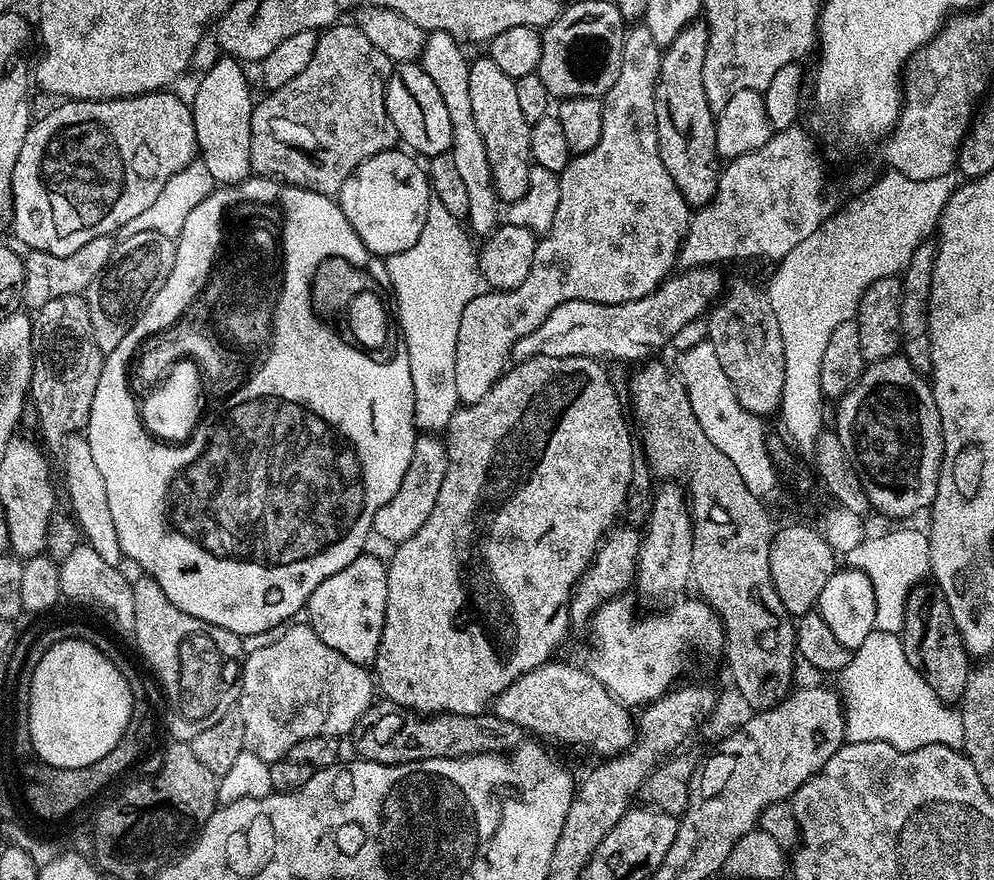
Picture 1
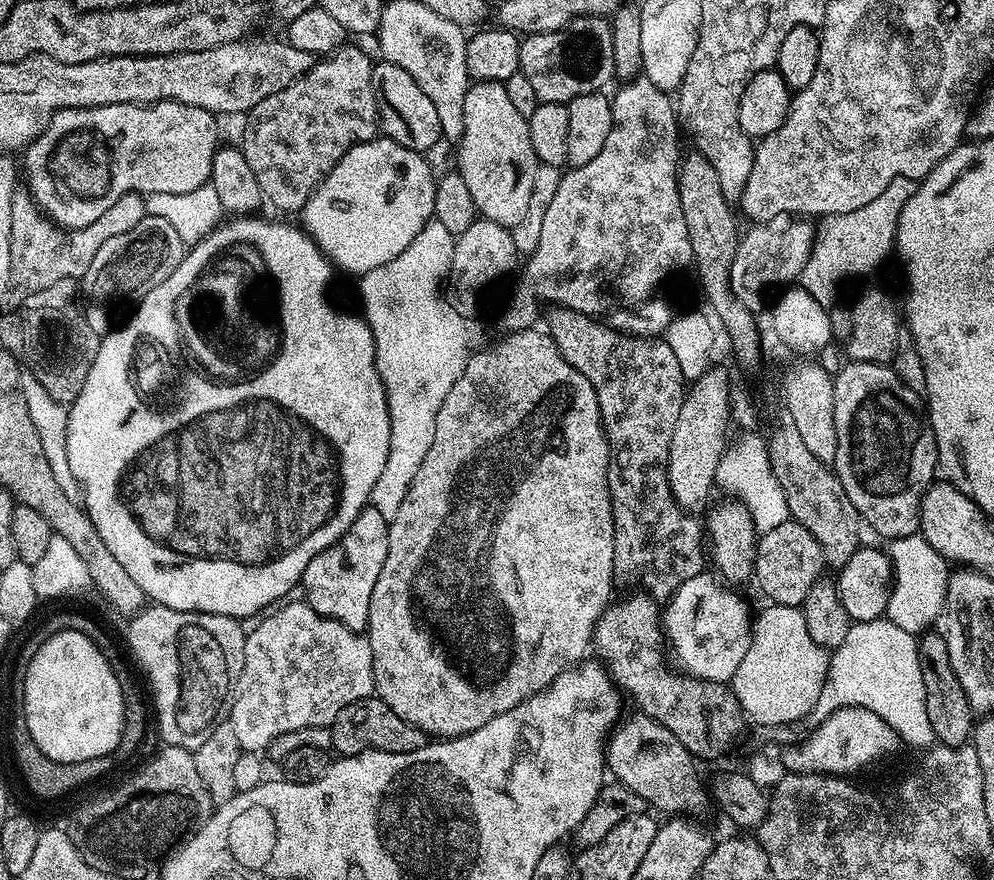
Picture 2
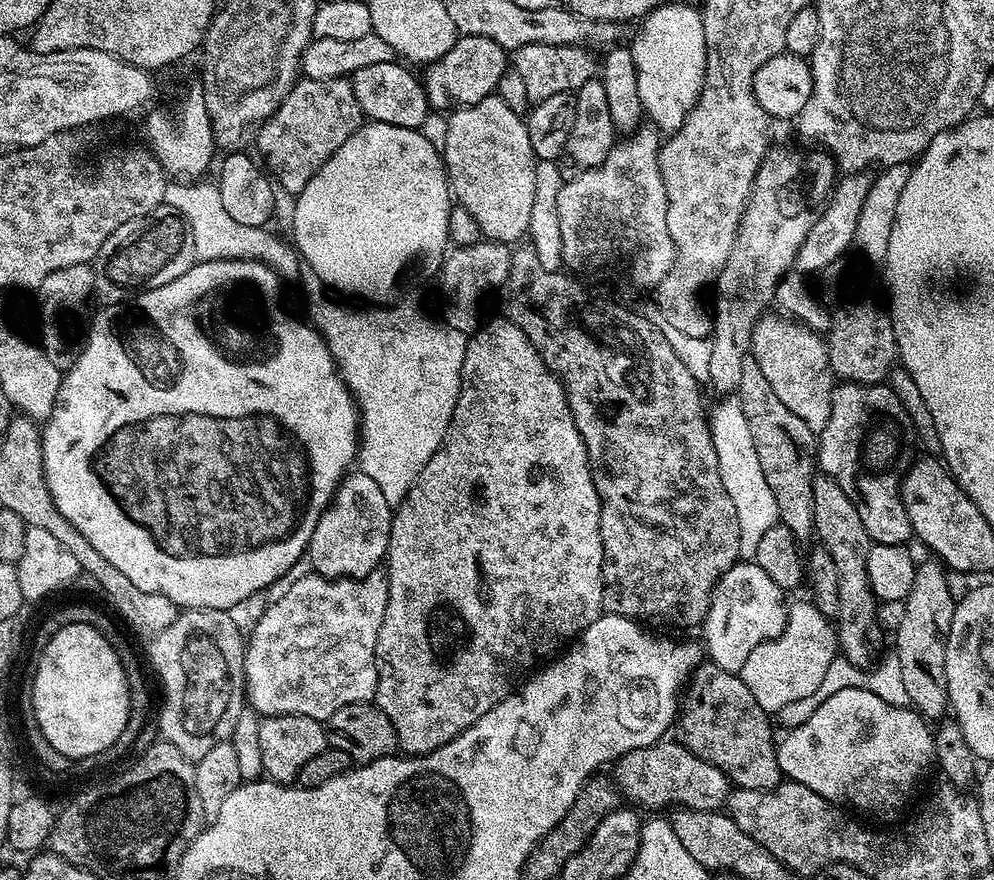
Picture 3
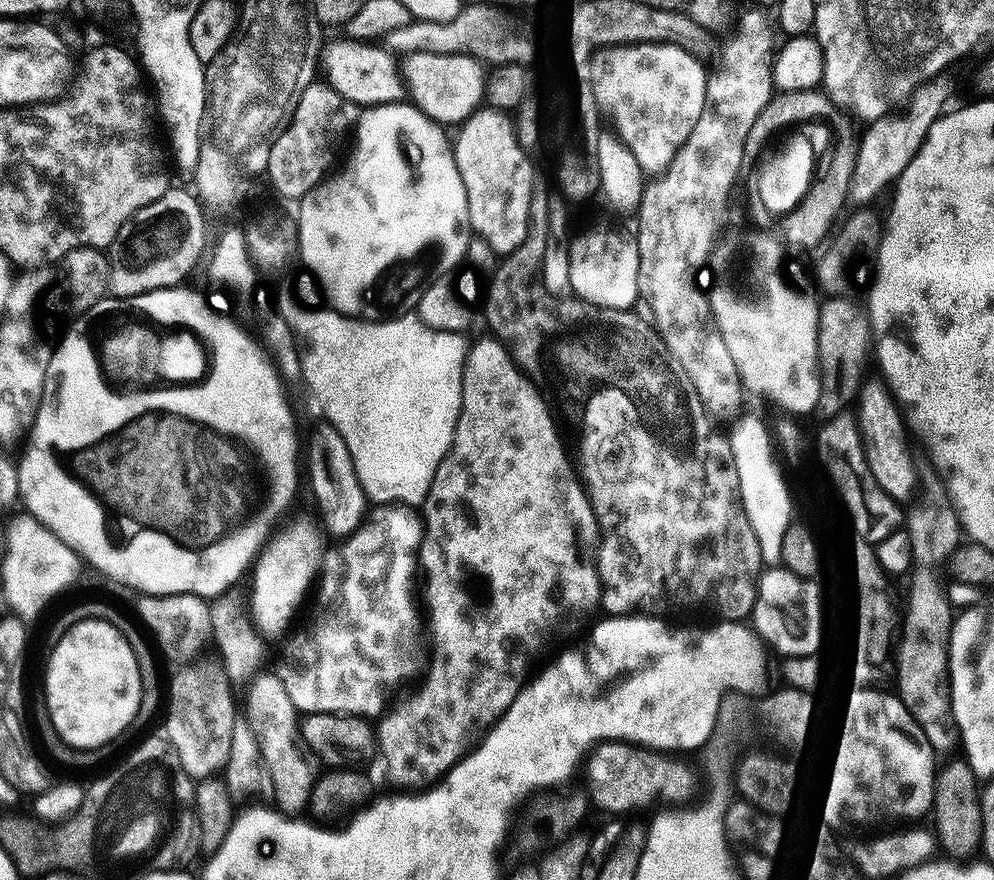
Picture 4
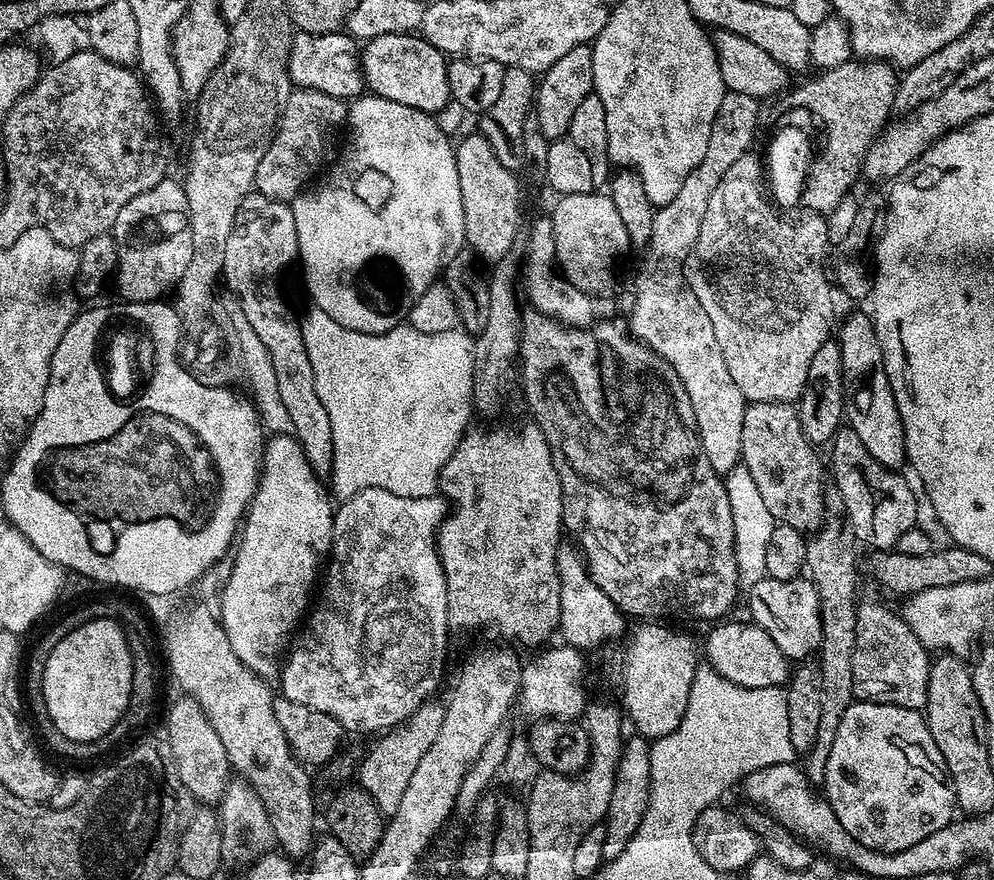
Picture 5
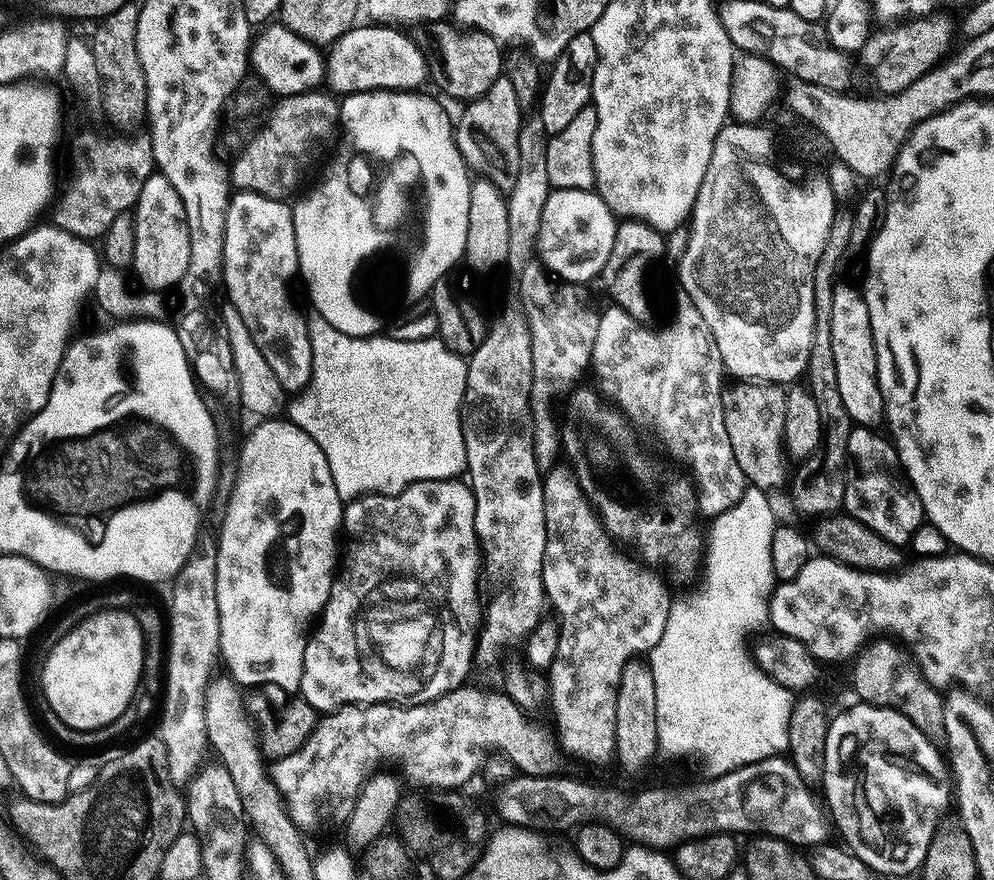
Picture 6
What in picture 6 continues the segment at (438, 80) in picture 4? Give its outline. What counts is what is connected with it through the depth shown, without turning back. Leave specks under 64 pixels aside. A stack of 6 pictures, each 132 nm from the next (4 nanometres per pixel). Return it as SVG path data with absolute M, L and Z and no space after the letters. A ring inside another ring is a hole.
M375 22L365 23L365 28L354 26L336 39L326 52L326 84L333 93L374 92L377 90L416 90L423 80L429 79L428 62L421 47L411 40L399 27L385 26Z

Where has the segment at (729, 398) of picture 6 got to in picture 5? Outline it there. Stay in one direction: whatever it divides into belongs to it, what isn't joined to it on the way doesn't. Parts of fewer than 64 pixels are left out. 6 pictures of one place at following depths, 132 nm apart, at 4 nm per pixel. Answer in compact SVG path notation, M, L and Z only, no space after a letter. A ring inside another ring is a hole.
M757 400L745 407L740 451L742 466L750 470L750 478L754 478L754 486L758 486L758 494L762 502L766 502L766 510L770 510L774 520L803 533L817 531L824 519L826 483L820 473L820 456L816 452L819 452L817 445L811 444L806 434L802 434L796 409L791 403L783 400Z

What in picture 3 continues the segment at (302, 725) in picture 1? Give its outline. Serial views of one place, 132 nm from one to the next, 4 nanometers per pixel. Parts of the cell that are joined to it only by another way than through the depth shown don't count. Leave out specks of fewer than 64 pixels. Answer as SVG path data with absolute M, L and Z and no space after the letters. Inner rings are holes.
M377 570L365 576L363 580L345 578L342 580L329 580L323 576L307 574L300 576L260 617L252 628L252 633L247 633L246 647L244 650L244 690L247 703L251 711L261 717L273 714L287 714L289 716L307 716L313 722L327 722L330 714L342 706L363 704L371 701L376 695L376 639L378 630L382 626L382 618L386 614L388 601L388 582L383 571Z

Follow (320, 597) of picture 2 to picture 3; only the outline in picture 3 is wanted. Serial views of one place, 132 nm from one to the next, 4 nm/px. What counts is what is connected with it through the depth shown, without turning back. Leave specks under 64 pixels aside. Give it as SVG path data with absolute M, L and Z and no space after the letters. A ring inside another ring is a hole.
M352 470L336 485L331 504L325 508L318 518L318 526L314 526L314 534L308 543L306 560L312 563L311 571L317 576L329 580L351 578L363 580L381 565L388 550L388 536L392 533L393 505L386 502L386 494L378 490L378 482L370 478L370 474L359 470Z

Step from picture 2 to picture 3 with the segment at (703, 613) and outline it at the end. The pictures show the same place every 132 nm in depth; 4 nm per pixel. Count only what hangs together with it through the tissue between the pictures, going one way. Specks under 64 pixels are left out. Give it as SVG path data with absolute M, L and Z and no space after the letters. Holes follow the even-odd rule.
M745 562L726 570L726 574L712 591L710 610L702 625L704 631L703 647L711 663L722 670L739 673L746 662L748 652L760 643L774 639L787 624L788 607L785 604L772 604L772 600L786 600L785 589L779 588L762 570L762 566Z

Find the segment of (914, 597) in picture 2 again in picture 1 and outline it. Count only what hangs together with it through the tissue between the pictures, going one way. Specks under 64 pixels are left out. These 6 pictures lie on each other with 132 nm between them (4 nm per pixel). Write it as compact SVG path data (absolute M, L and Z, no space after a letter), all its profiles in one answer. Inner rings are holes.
M896 526L893 532L884 532L881 536L869 535L854 550L846 553L847 567L857 568L866 574L866 578L870 578L870 586L874 586L877 632L903 633L904 607L908 596L930 572L927 535L921 529L919 532L916 528L904 527L908 526Z

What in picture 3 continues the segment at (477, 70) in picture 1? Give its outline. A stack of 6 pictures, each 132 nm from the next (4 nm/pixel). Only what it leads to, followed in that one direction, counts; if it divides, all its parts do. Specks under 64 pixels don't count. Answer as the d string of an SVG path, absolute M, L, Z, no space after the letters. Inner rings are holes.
M495 94L477 104L457 107L449 116L452 117L449 118L448 129L444 132L442 159L455 203L474 214L474 222L478 222L481 237L485 241L497 240L500 244L515 245L520 242L515 240L520 240L523 236L525 239L529 235L530 210L534 207L534 170L537 159L530 146L527 123Z

